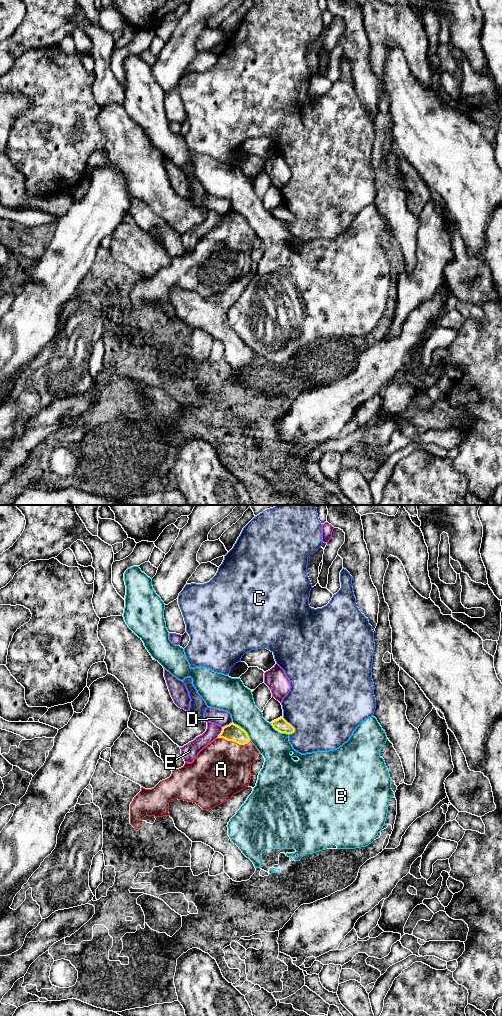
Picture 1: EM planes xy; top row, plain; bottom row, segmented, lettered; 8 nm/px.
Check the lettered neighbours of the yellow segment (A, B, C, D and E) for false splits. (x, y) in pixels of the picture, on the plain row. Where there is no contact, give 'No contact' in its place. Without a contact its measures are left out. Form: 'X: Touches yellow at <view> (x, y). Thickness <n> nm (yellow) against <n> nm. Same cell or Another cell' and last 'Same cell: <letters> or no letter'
A: Touches yellow at xy (234, 229). Thickness 140 nm (yellow) against 440 nm. Same cell
B: Touches yellow at xy (243, 217). Thickness 140 nm (yellow) against 240 nm. Another cell
C: Touches yellow at xy (291, 213). Thickness 110 nm (yellow) against 480 nm. Another cell
D: Touches yellow at xy (227, 213). Thickness 140 nm (yellow) against 130 nm. Another cell
E: Touches yellow at xy (221, 220). Thickness 140 nm (yellow) against 110 nm. Another cell
Same cell: A

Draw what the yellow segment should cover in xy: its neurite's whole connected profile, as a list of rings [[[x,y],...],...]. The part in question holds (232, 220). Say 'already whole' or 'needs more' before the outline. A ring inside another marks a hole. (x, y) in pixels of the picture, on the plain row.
needs more | [[[233,210],[222,215],[218,225],[204,235],[192,251],[185,250],[183,255],[173,258],[169,266],[152,277],[141,275],[130,292],[130,312],[138,316],[146,304],[169,304],[169,290],[174,287],[196,291],[203,298],[230,288],[234,282],[249,274],[251,253],[258,243],[258,237],[244,217]]]

